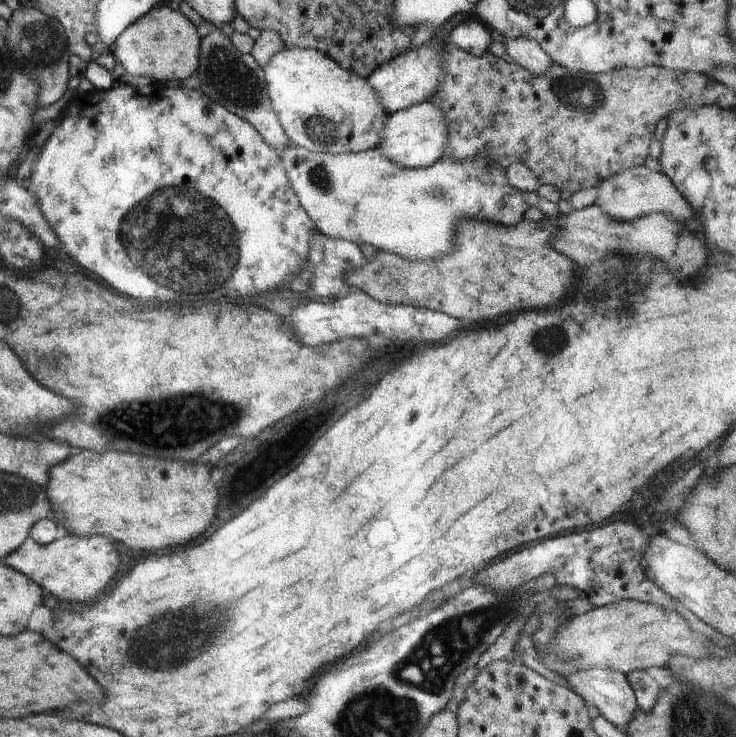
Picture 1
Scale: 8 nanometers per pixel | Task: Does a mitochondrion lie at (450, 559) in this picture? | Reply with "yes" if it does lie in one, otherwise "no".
no

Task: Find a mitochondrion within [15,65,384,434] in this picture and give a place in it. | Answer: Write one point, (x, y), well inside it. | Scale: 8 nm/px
(191, 257)

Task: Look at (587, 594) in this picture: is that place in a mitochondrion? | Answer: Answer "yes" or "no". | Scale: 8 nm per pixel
no

